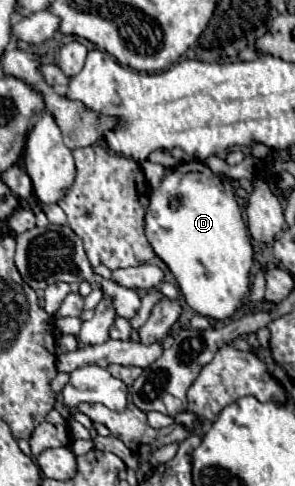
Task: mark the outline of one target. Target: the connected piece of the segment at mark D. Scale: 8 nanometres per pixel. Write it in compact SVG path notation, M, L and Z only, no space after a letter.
M200 161L180 163L166 171L160 189L150 195L146 237L156 255L174 273L186 303L196 313L224 321L242 307L250 291L254 249L228 179L214 175Z

